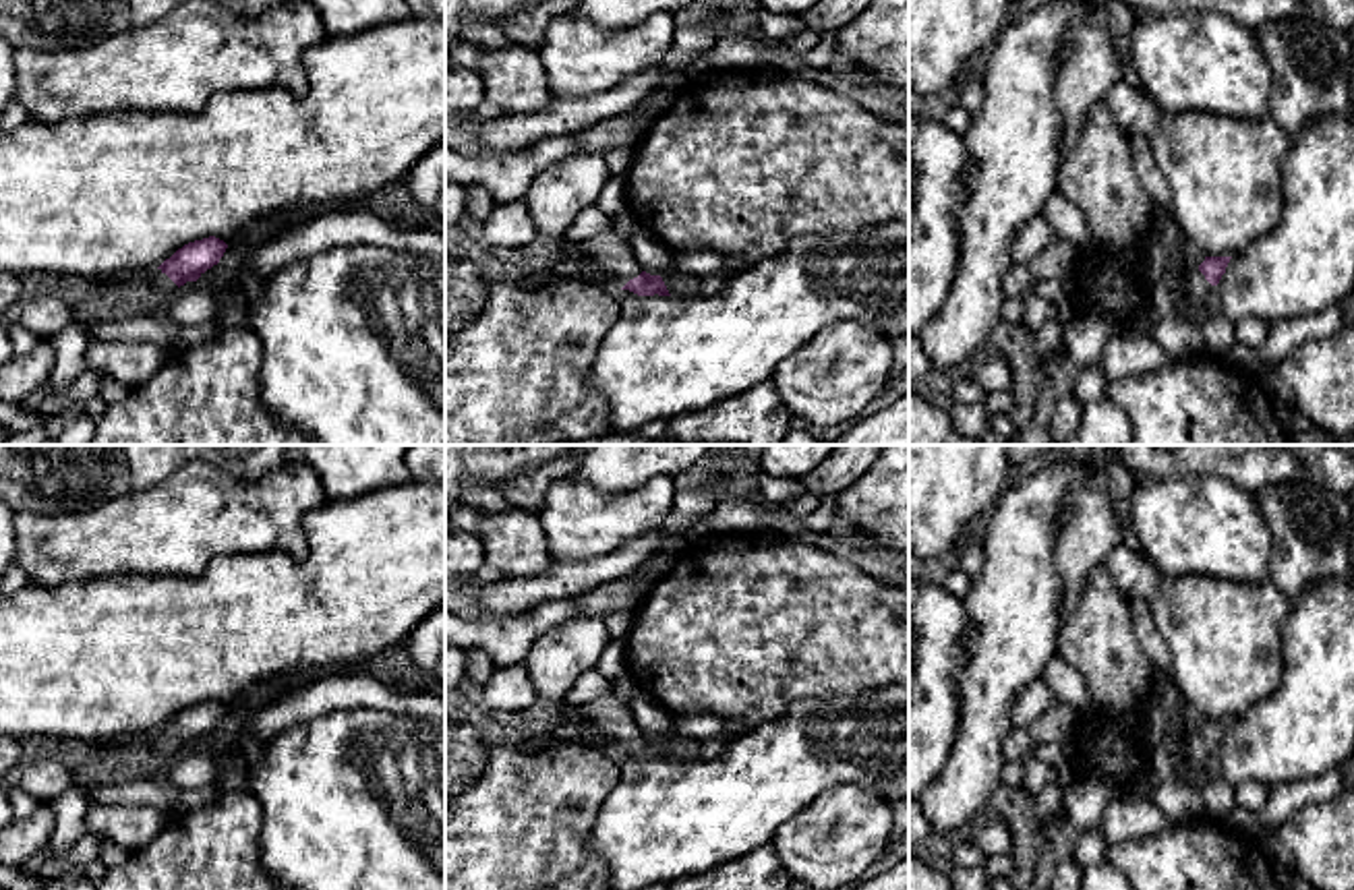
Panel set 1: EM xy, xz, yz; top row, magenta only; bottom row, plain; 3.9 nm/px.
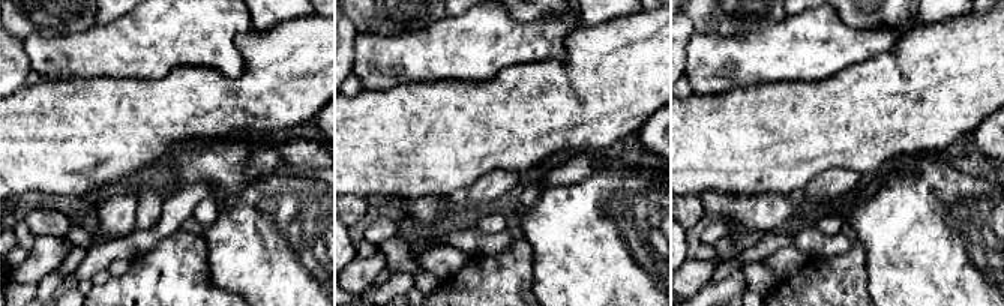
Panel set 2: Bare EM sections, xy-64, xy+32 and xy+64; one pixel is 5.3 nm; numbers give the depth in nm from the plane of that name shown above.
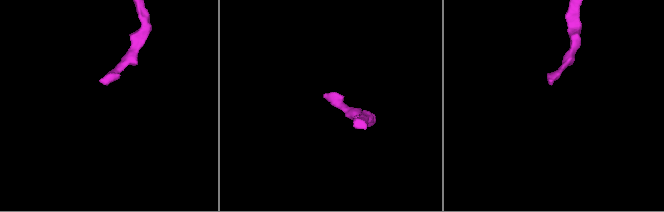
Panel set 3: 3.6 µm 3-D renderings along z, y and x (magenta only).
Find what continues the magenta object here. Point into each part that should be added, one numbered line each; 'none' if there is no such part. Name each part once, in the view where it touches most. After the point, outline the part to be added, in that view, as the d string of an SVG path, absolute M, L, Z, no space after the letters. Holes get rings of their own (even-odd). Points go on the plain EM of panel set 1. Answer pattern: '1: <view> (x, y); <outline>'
1: xy (158, 746); M153 733L141 741L147 753L155 755L157 760L170 760L178 755L178 749L161 733Z

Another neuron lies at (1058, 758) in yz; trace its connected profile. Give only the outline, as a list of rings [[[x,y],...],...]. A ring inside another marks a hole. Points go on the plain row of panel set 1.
[[[1037,743],[1033,753],[1039,762],[1043,762],[1056,772],[1058,784],[1062,789],[1079,778],[1068,747]]]

